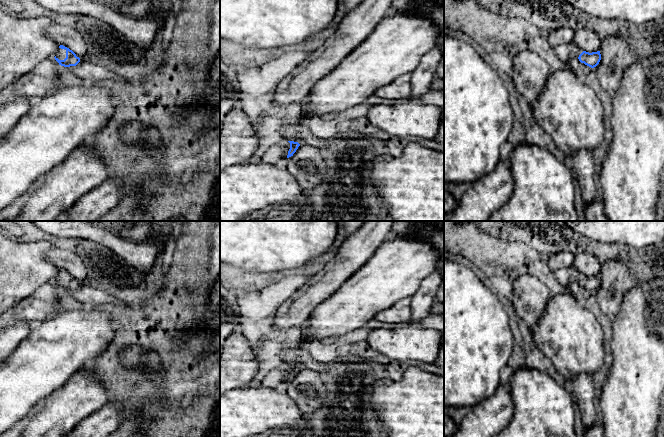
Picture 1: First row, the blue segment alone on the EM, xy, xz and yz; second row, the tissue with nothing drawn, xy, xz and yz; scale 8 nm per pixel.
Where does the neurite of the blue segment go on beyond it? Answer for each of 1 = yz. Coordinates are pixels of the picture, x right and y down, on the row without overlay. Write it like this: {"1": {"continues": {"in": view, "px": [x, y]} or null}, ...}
{"1": {"continues": {"in": "yz", "px": [565, 276]}}}

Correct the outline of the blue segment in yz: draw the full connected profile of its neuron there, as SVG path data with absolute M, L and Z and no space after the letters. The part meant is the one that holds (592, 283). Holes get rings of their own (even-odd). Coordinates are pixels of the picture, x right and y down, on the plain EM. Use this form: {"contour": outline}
{"contour": "M572 267L561 268L553 272L553 275L561 285L567 288L571 283L577 282L581 287L594 292L601 284L600 275L589 277L579 273Z"}

